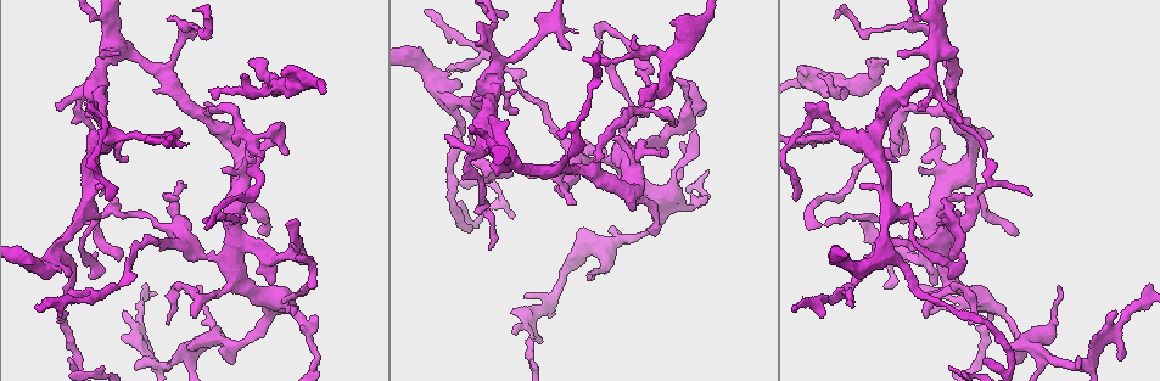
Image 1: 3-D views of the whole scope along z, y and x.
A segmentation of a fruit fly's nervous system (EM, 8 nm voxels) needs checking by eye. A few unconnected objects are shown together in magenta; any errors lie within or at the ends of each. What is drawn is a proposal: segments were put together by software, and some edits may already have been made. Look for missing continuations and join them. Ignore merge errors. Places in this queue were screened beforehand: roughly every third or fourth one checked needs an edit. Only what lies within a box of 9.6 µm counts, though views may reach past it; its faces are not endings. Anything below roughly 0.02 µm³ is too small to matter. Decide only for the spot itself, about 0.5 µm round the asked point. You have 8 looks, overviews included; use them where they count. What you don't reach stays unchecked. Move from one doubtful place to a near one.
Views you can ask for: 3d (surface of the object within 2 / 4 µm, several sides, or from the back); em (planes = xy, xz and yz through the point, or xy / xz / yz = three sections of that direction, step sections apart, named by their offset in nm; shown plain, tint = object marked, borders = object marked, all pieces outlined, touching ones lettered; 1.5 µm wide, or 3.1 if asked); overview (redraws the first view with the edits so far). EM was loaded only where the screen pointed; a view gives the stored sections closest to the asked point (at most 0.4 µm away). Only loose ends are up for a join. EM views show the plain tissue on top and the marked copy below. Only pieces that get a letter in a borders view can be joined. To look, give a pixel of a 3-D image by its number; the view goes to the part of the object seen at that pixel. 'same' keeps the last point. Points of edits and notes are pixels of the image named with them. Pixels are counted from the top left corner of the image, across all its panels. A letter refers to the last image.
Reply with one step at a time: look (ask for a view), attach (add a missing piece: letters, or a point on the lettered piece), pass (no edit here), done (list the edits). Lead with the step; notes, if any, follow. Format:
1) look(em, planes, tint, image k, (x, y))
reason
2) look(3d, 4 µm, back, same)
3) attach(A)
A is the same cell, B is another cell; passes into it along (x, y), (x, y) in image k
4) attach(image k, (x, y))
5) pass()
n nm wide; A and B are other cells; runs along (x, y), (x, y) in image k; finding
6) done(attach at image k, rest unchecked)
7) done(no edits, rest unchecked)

look(em, xz, step 4, borders, image 1, (175, 198))
an open end

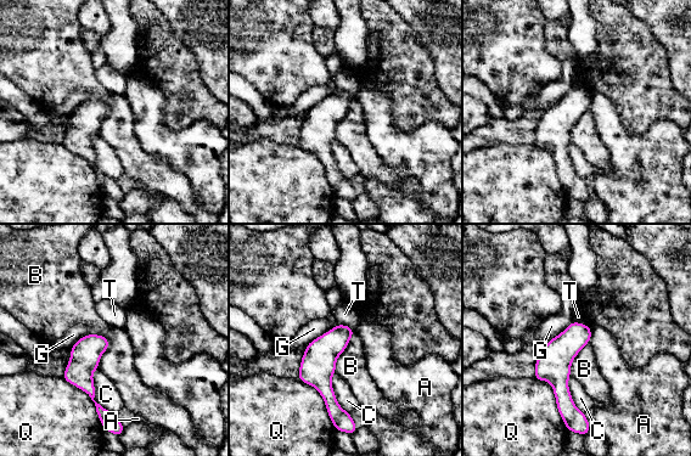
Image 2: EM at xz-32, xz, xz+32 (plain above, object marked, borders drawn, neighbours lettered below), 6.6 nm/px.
look(em, planes, borders, same)

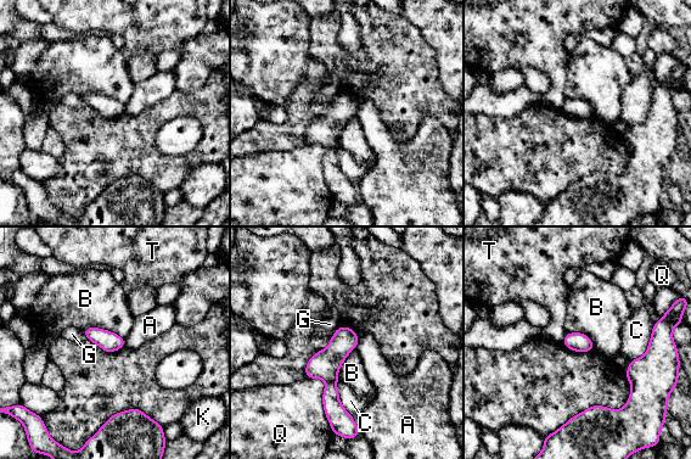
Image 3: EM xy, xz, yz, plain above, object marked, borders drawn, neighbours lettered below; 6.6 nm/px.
pass()
A, B, C, G, K, Q and T are other cells; runs along (343, 329), (331, 358), (341, 416) in image 3; no lettered piece goes on from it

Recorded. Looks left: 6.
look(em, xy, step 8, tint, image 1, (245, 74))
an open end

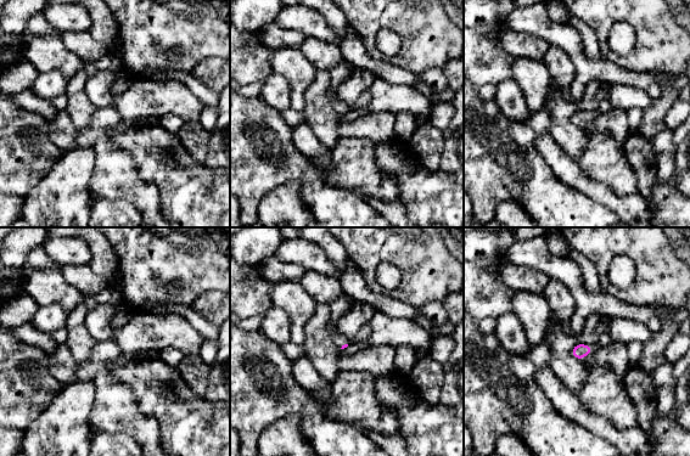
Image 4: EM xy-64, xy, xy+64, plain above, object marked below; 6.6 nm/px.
look(em, planes, borders, same)

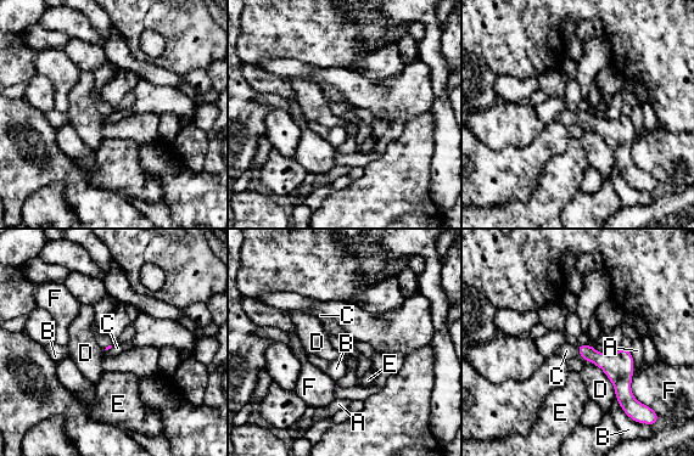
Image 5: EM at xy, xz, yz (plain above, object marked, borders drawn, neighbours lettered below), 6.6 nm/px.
pass()
D touches over 320 nm; A, B, C, D, E and F are other cells; border along (575, 347), (580, 354) in image 5; none of them fits

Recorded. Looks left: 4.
look(3d, 4 µm, back, image 1, (296, 256))

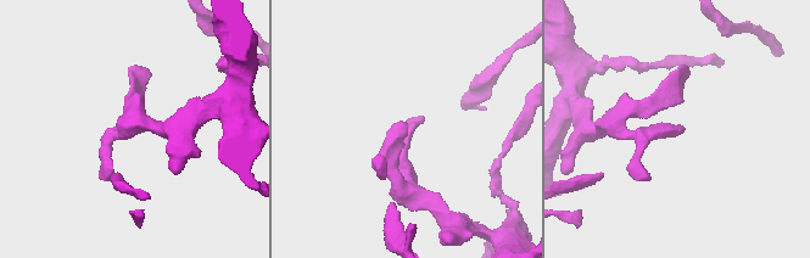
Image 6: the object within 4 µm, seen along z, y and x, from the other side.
look(em, planes, borders, image 6, (683, 128))

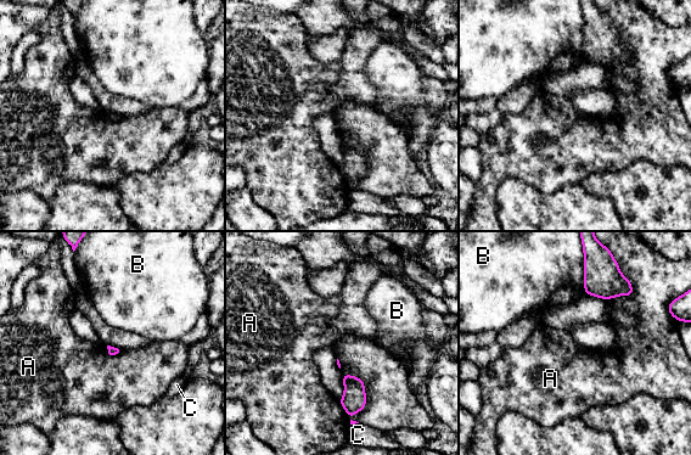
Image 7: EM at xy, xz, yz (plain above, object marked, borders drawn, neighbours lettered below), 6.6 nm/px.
pass()
A touches over 200 nm; A, B and C are other cells; none of them fits

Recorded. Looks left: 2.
done(no edits, rest unchecked)

